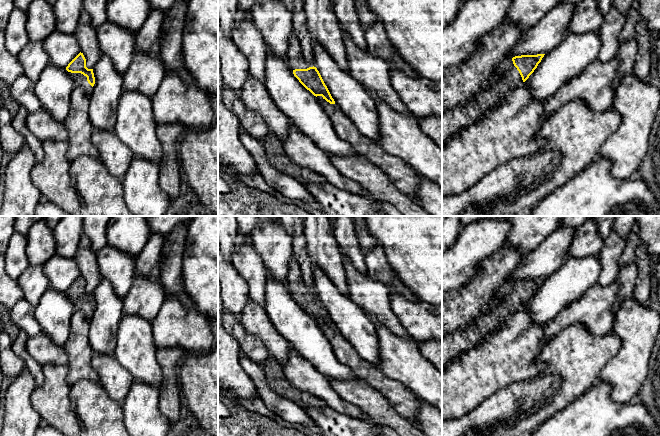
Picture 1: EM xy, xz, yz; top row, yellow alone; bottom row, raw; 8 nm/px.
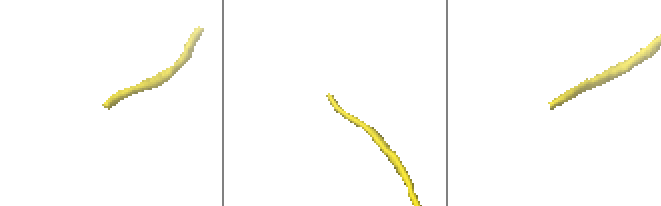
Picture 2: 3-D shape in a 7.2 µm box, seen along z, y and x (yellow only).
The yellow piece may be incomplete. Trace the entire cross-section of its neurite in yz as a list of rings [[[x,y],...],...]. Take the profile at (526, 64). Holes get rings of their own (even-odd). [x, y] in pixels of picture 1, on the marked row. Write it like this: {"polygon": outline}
{"polygon": [[[544,55],[507,58],[497,66],[498,78],[485,90],[462,104],[442,110],[442,145],[461,129],[473,125],[488,109],[499,104],[510,92],[525,82]]]}

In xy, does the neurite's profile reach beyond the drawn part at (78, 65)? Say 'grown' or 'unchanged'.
grown

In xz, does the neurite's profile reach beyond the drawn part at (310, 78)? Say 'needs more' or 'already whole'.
needs more

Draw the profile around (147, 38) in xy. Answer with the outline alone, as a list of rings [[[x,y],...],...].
[[[151,10],[146,21],[136,33],[136,51],[144,52],[150,57],[158,56],[159,41],[165,13]]]

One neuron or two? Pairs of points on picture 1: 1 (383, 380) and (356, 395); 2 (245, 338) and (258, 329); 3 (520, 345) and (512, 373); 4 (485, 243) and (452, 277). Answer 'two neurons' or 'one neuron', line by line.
1: two neurons
2: two neurons
3: one neuron
4: one neuron

